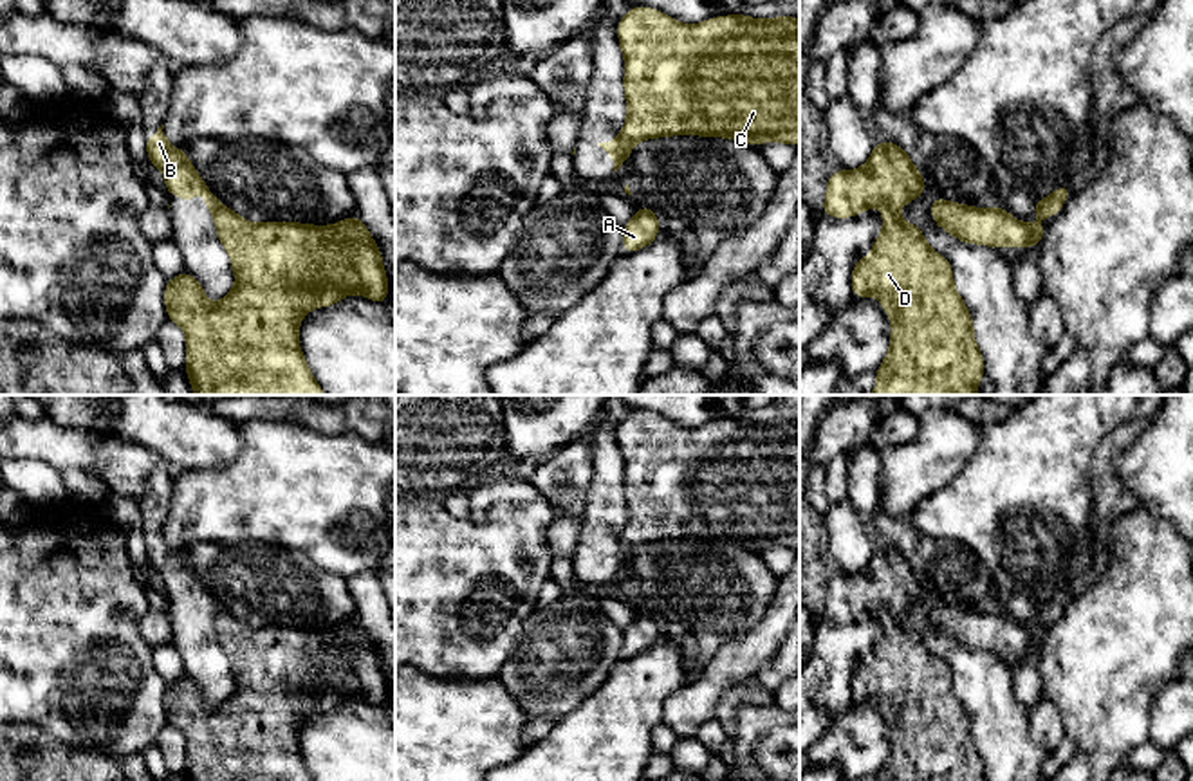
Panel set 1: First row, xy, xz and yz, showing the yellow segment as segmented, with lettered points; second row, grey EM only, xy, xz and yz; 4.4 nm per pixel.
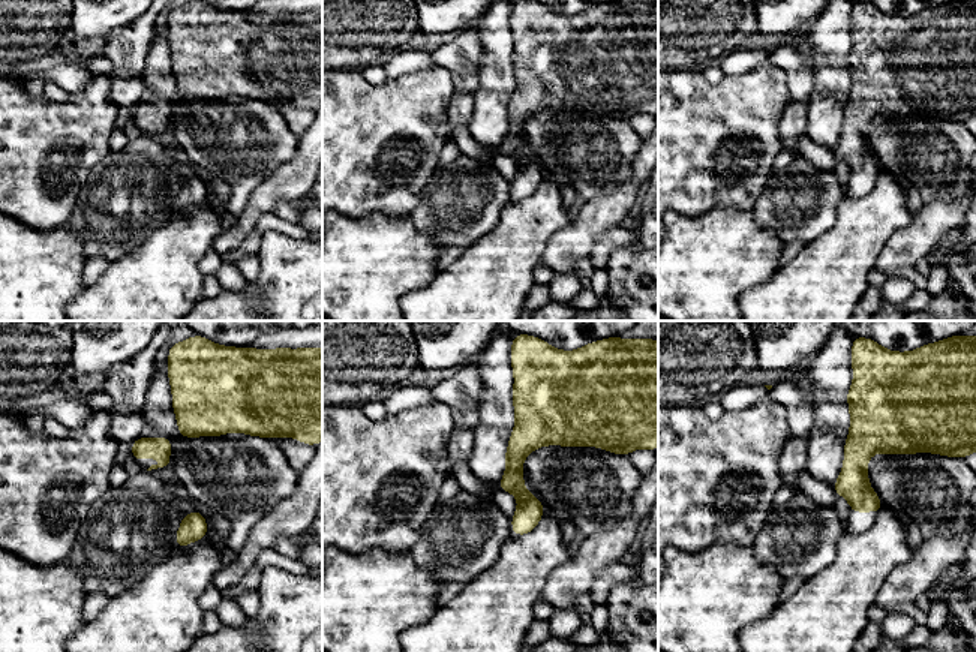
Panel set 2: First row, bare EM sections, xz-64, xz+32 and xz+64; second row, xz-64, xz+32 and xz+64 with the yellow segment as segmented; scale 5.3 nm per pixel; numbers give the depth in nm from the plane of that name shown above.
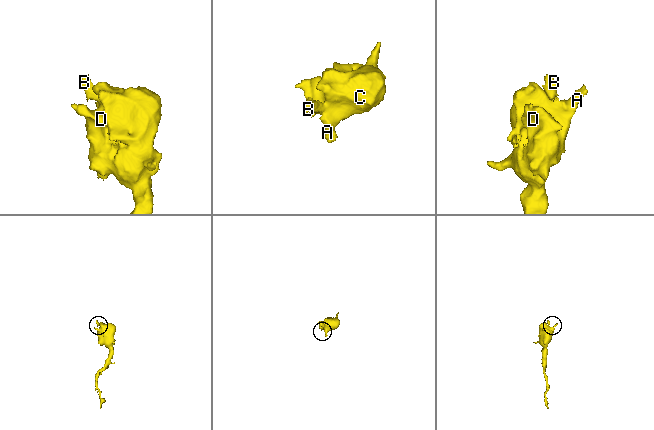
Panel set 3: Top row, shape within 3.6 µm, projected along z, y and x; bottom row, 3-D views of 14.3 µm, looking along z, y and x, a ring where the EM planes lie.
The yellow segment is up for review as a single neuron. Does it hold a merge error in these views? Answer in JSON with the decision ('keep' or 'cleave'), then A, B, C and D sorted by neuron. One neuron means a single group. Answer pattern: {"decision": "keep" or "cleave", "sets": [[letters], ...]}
{"decision": "cleave", "sets": [["A", "C", "D"], ["B"]]}

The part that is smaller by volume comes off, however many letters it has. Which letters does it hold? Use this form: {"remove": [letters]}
{"remove": ["B"]}

